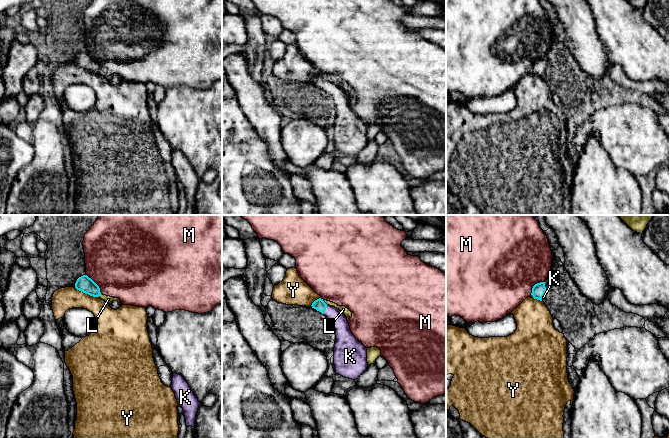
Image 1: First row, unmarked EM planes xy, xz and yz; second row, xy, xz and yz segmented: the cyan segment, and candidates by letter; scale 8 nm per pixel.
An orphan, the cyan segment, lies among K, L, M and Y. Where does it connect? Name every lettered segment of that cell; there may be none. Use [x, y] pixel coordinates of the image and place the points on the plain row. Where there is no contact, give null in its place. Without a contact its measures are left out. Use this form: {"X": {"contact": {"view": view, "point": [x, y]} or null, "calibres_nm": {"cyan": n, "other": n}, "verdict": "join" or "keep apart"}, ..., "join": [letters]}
{"K": {"contact": {"view": "xz", "point": [325, 85]}, "calibres_nm": {"cyan": 90, "other": 130}, "verdict": "join"}, "L": {"contact": {"view": "xz", "point": [324, 78]}, "calibres_nm": {"cyan": 90, "other": 60}, "verdict": "keep apart"}, "M": {"contact": {"view": "xy", "point": [95, 59]}, "calibres_nm": {"cyan": 130, "other": 500}, "verdict": "keep apart"}, "Y": {"contact": {"view": "xy", "point": [87, 69]}, "calibres_nm": {"cyan": 130, "other": 180}, "verdict": "keep apart"}, "join": ["K"]}

